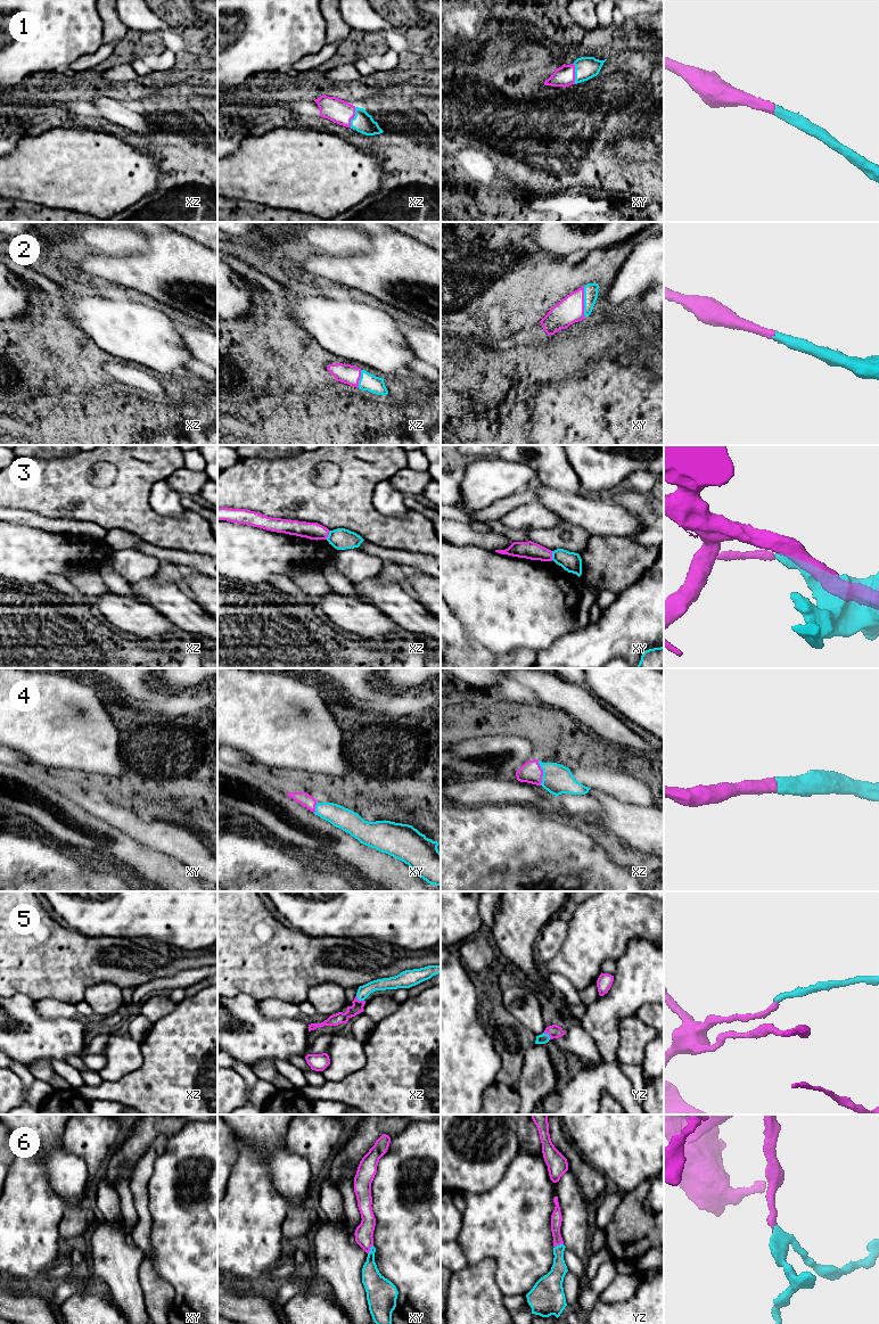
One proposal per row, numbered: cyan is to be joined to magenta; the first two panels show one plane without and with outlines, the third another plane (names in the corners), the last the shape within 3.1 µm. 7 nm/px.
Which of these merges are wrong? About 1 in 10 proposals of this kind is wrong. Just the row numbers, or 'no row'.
3

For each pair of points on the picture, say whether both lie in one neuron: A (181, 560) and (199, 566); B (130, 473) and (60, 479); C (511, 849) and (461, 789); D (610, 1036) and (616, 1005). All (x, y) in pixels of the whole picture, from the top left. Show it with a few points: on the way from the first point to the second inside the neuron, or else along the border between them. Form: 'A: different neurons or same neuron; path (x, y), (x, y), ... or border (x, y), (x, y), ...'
A: same neuron; path (186, 560), (195, 561)
B: same neuron; path (114, 490), (111, 493), (77, 493)
C: different neurons; border (510, 804), (483, 805)
D: same neuron; path (610, 1028), (610, 1013)

